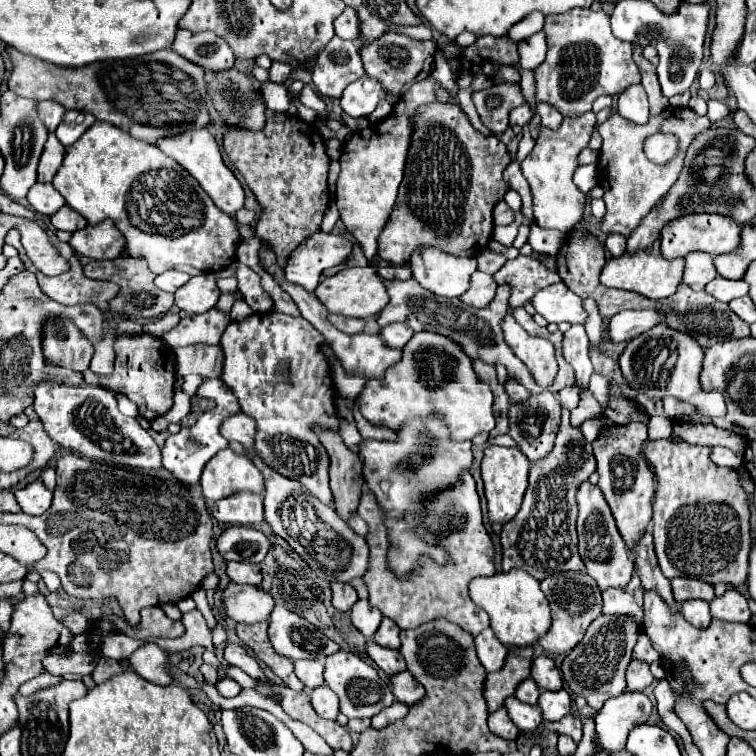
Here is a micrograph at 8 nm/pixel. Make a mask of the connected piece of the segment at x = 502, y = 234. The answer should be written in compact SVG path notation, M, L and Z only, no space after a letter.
M522 215L522 219L518 217L514 223L510 223L510 225L506 225L506 227L494 227L494 239L496 239L498 243L502 243L502 245L512 245L512 241L514 241L514 237L516 237L516 233L518 233L520 223L522 223L522 225L530 225L530 219Z

